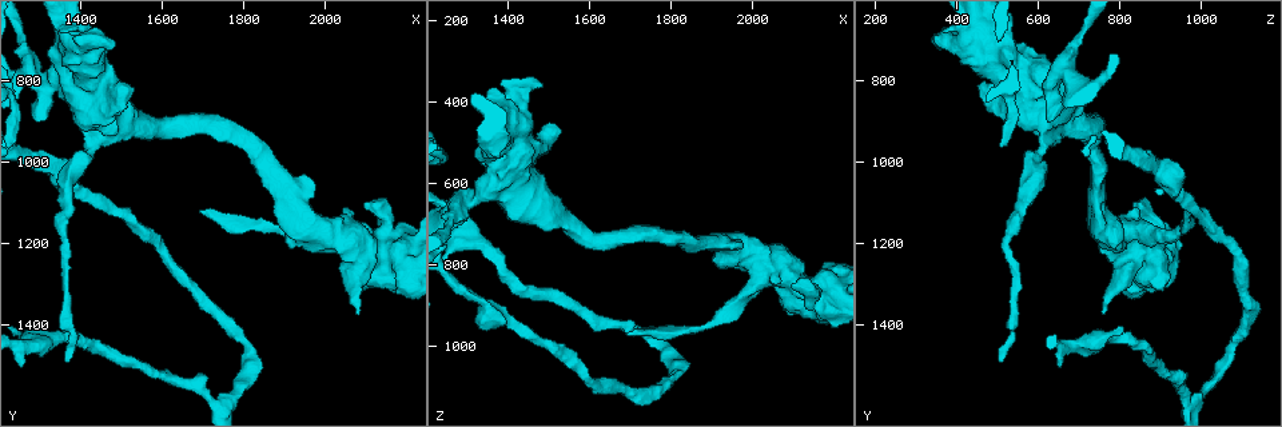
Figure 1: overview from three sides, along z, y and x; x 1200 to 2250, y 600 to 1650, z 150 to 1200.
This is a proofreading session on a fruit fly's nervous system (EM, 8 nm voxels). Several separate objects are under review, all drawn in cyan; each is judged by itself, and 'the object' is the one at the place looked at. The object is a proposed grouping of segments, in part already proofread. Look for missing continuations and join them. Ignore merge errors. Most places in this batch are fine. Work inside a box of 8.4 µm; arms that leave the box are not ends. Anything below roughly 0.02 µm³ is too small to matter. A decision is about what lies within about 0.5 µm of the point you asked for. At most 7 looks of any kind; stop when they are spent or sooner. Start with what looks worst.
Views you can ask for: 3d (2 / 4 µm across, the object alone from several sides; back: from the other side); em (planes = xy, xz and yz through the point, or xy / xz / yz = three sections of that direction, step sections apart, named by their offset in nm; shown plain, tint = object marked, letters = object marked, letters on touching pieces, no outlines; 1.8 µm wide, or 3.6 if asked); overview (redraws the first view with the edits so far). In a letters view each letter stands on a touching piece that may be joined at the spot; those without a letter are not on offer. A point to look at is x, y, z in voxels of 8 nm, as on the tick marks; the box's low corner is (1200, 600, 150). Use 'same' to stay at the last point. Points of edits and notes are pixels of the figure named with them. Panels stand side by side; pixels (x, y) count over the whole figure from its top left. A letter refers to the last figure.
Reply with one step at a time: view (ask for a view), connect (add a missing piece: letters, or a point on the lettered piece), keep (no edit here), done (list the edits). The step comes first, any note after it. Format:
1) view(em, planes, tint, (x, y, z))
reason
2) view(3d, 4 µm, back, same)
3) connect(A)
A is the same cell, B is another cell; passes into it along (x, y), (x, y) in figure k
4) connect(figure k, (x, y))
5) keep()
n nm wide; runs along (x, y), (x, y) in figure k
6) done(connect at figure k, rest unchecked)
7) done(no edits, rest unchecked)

view(em, planes, letters, (1370, 1490, 505))
free end

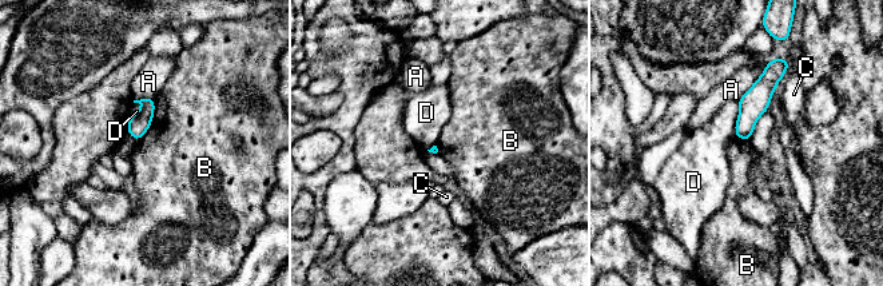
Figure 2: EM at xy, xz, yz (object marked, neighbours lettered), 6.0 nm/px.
keep()
A, B, C and D are other cells; border along (155, 99), (151, 124), (138, 142) in figure 2; none of them fits

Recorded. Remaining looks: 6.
view(em, planes, letters, (1695, 1120, 970))
long arm stops here

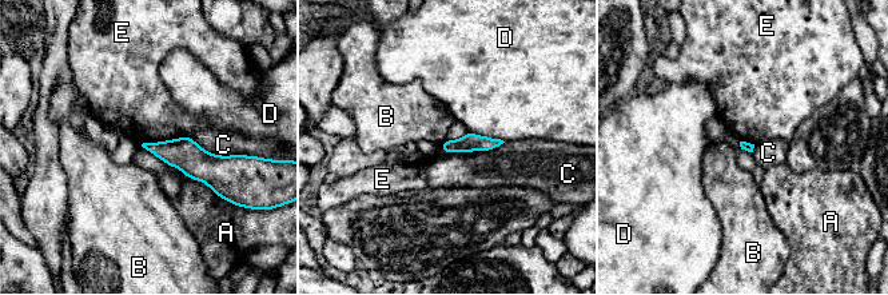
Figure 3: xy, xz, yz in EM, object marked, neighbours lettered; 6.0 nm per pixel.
keep()
A, B, C, D and E are other cells; runs along (497, 142), (444, 147) in figure 3; none of them fits

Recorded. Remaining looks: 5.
view(3d, 4 µm, (1430, 860, 590))
closes a loop

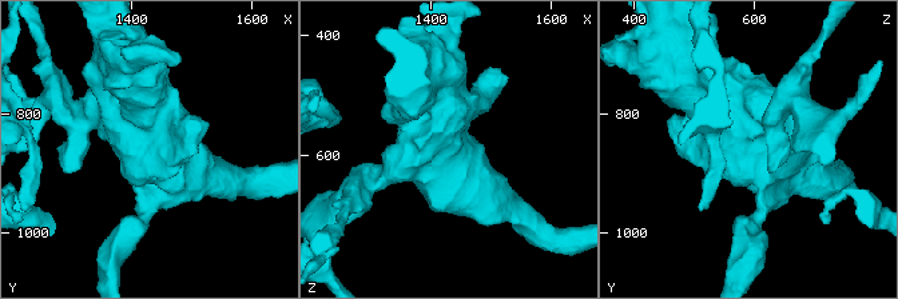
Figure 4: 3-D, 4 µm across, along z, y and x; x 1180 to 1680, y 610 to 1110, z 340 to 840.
view(em, planes, tint, (1430, 855, 595))

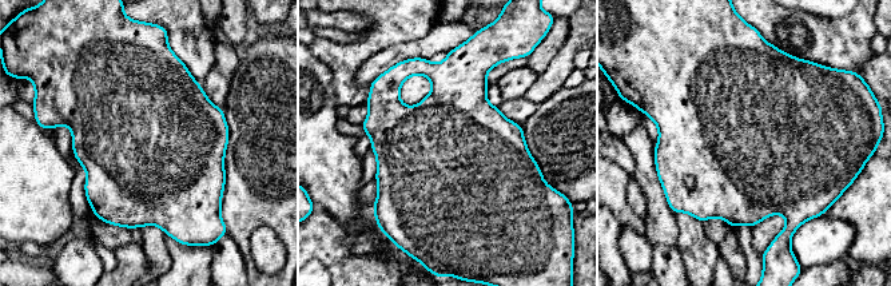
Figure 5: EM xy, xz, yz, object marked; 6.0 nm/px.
view(em, planes, letters, same)
see the neighbours

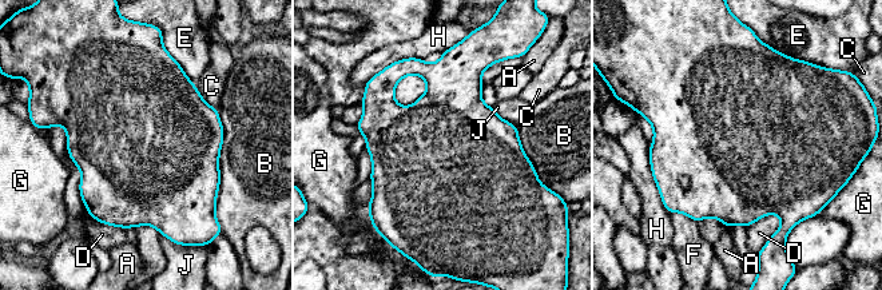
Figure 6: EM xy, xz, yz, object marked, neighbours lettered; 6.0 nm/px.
keep()
850 nm wide; A, B, C, D, E, F, G, H and J are other cells; border along (171, 56), (194, 84) in figure 6; none of them fits

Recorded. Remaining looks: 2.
done(no edits, rest unchecked)

